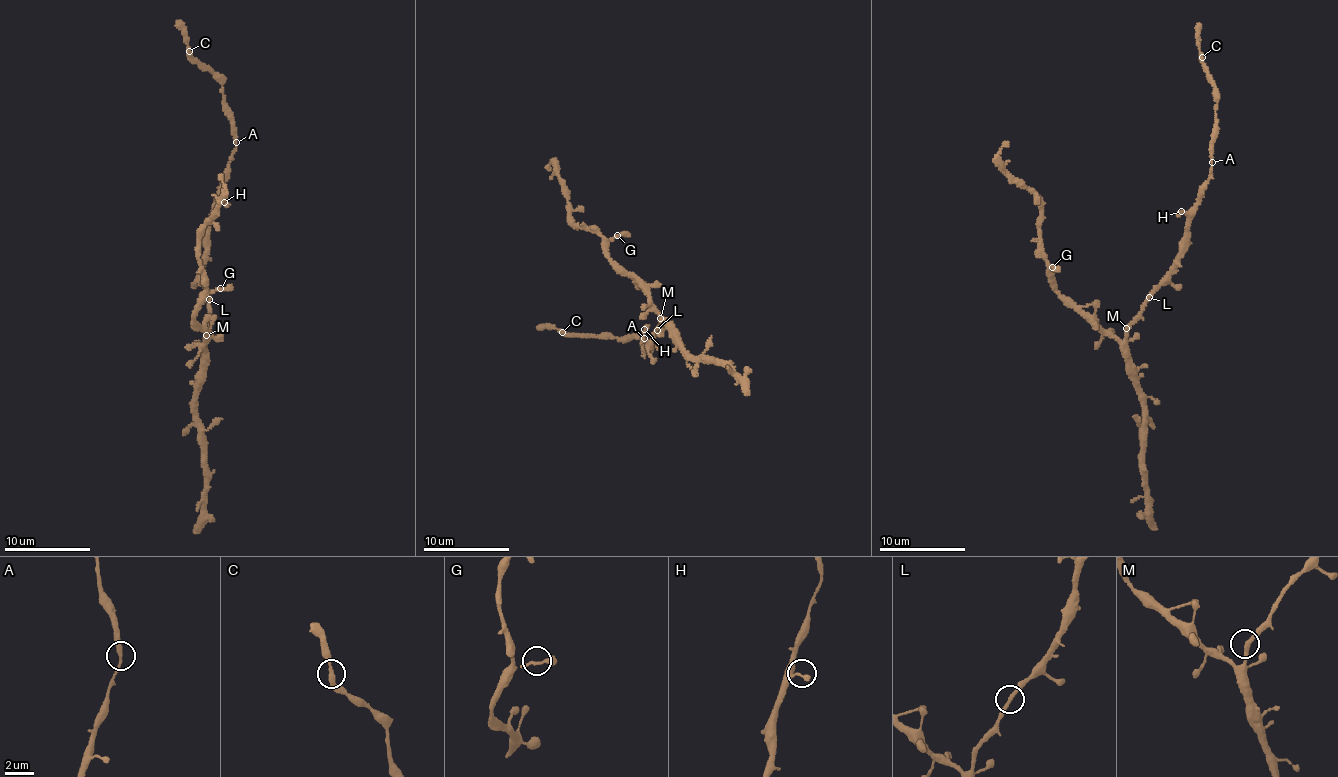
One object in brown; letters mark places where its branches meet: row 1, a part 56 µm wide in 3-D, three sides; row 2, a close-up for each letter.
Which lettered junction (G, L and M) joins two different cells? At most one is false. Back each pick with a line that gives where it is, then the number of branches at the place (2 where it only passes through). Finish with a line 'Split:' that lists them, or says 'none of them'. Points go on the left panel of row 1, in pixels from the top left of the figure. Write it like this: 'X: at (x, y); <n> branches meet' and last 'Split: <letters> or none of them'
Split: none of them

